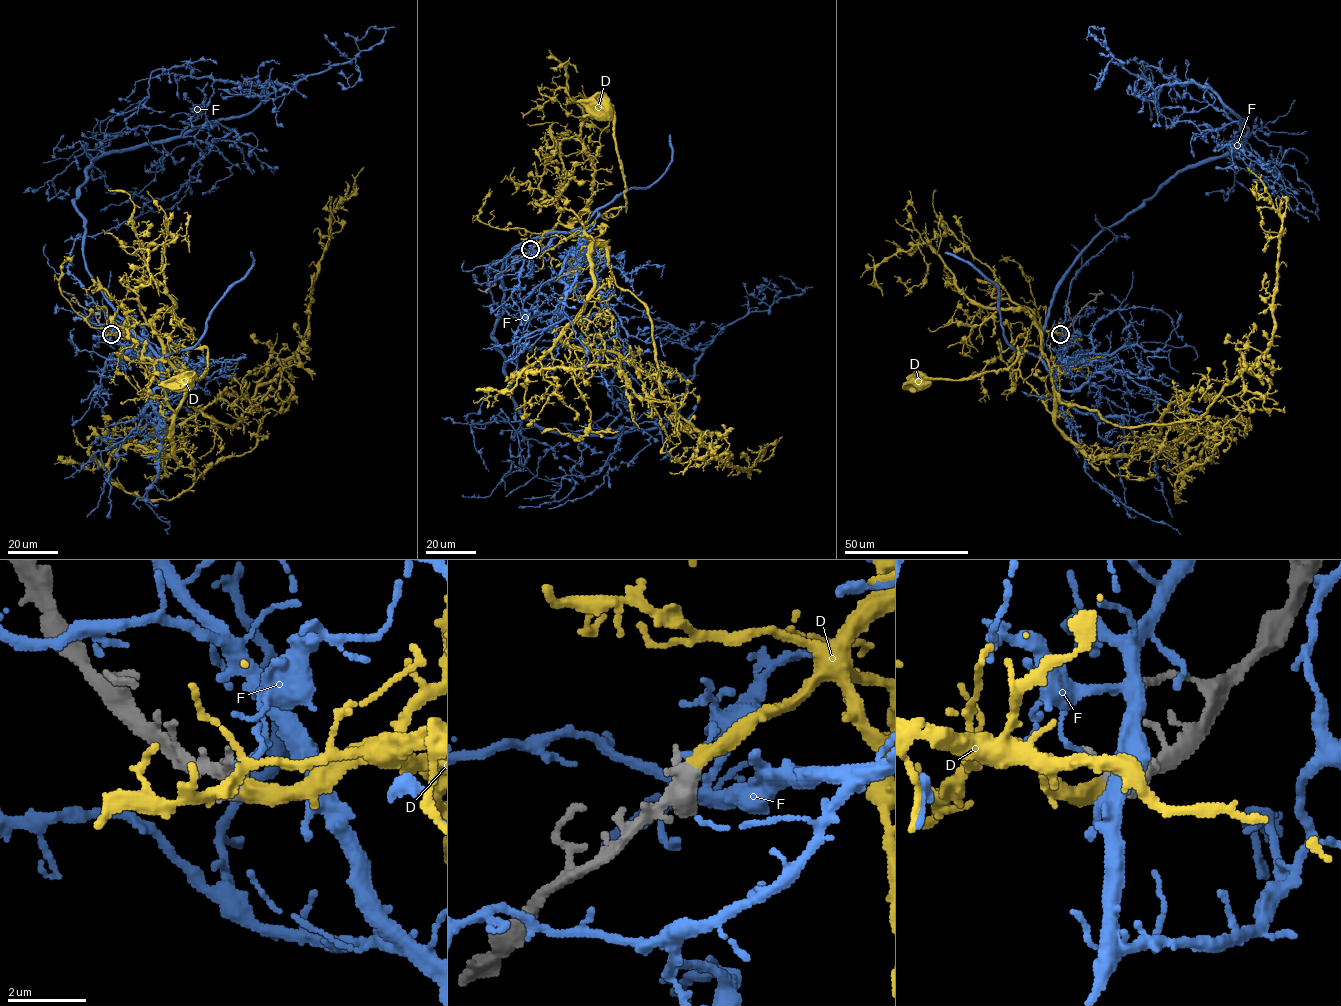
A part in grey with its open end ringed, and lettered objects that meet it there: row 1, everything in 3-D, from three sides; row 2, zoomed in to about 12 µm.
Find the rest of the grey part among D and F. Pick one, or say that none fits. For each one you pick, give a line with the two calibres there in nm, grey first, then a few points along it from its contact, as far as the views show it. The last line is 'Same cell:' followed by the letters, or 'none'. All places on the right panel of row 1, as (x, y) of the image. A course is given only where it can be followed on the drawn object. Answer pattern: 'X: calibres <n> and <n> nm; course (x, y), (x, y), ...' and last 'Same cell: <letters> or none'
D: calibres 400 and 440 nm; course (1060, 334), (1033, 324), (1040, 344), (1017, 347), (1017, 359), (1004, 369), (959, 379), (917, 378), (919, 383)
Same cell: D

